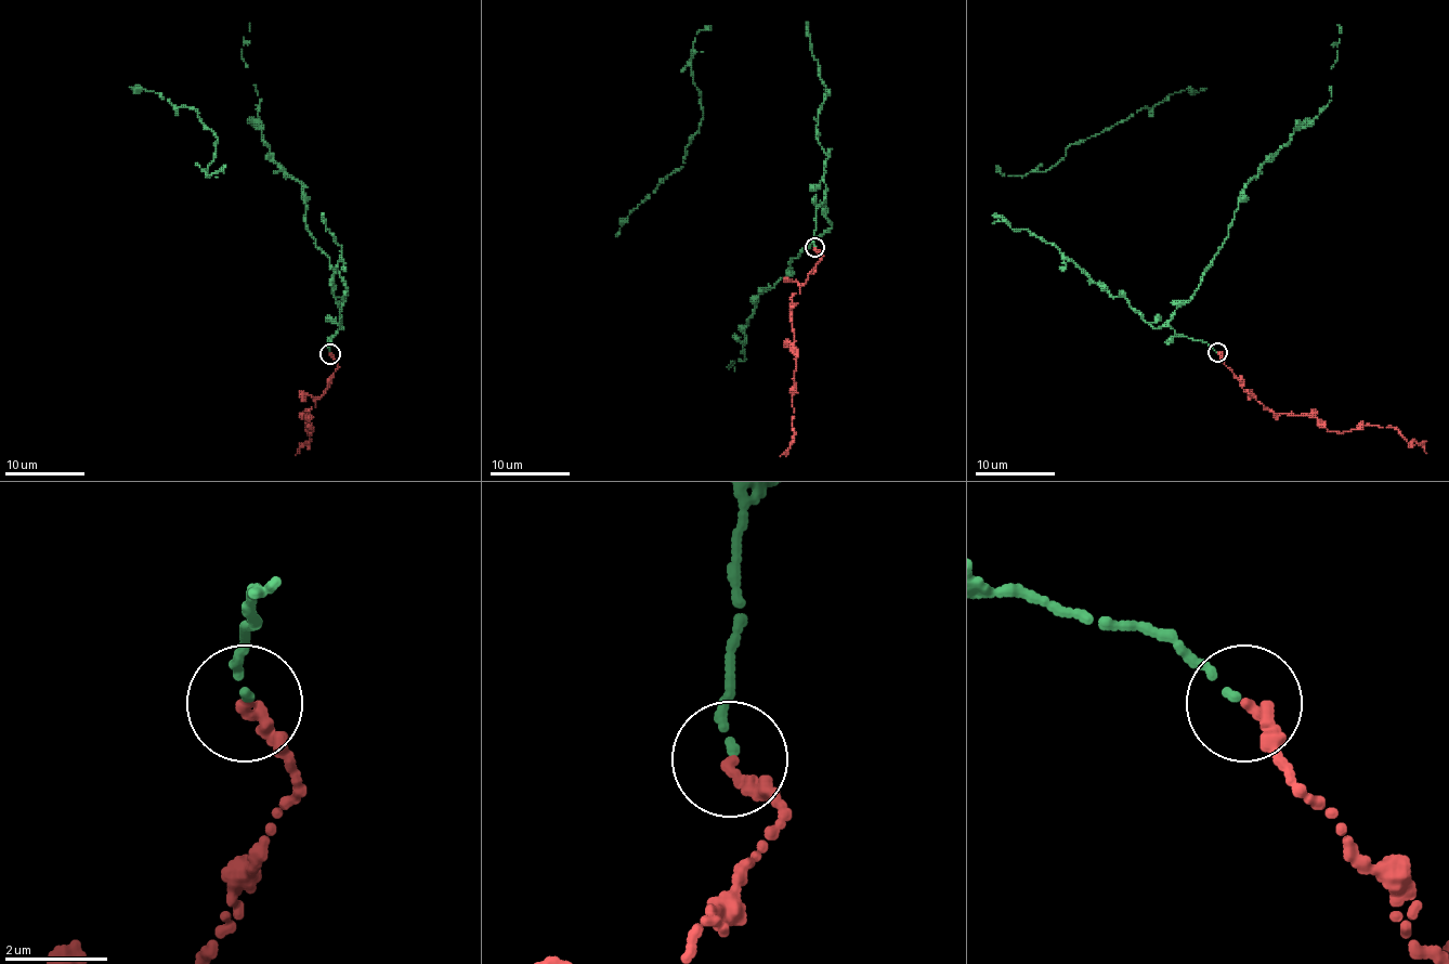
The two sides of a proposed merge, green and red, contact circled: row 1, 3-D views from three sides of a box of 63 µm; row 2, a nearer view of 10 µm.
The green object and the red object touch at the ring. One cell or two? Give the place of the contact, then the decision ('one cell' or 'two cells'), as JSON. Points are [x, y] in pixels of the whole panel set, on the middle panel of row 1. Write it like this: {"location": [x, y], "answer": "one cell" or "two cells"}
{"location": [814, 247], "answer": "one cell"}

